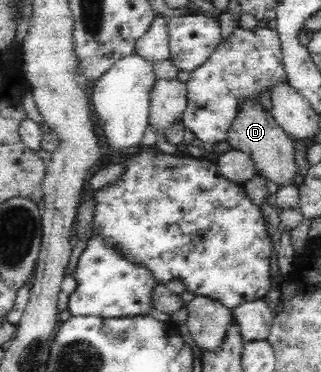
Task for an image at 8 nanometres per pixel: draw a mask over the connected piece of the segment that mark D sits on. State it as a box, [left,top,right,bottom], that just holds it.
[226,97,298,188]

